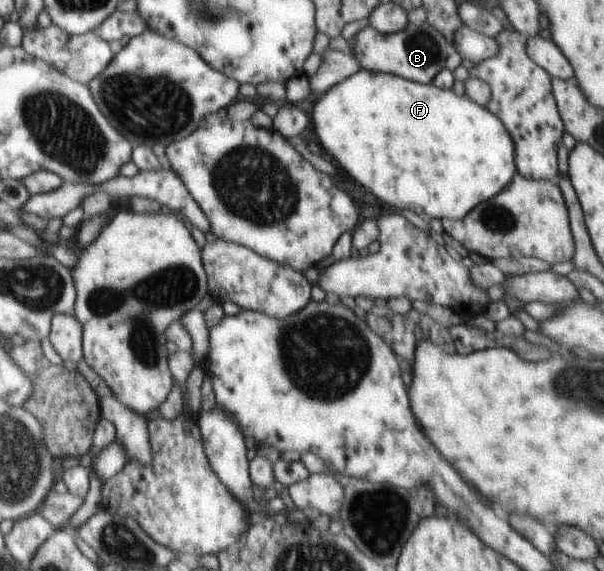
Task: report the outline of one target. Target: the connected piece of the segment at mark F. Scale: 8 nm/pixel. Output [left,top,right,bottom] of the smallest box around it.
[310,69,516,220]

